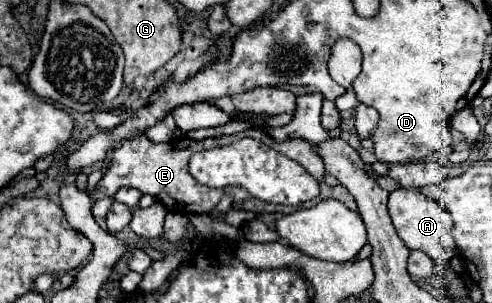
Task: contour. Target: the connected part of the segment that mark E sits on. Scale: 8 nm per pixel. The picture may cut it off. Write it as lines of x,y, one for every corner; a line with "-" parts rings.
132,134
128,140
116,144
112,148
110,166
108,166
104,178
90,190
90,198
92,200
110,198
110,196
116,194
118,188
128,186
128,188
138,188
142,194
154,196
170,212
210,214
214,210
214,206
220,202
222,194
230,192
234,196
234,206
244,208
244,210
266,212
266,206
264,206
266,202
256,202
256,200
248,198
248,194
244,196
244,192
240,192
236,196
236,190
212,190
212,188
206,188
206,186
198,186
198,182
190,174
186,174
186,164
192,158
192,154
206,150
206,148
210,150
210,148
216,148
216,146
226,146
226,144
232,144
234,140
238,140
236,134
220,136
220,138
206,138
206,140
200,140
200,142
184,136
184,138
174,138
172,142
166,142
166,144
154,144
142,134

